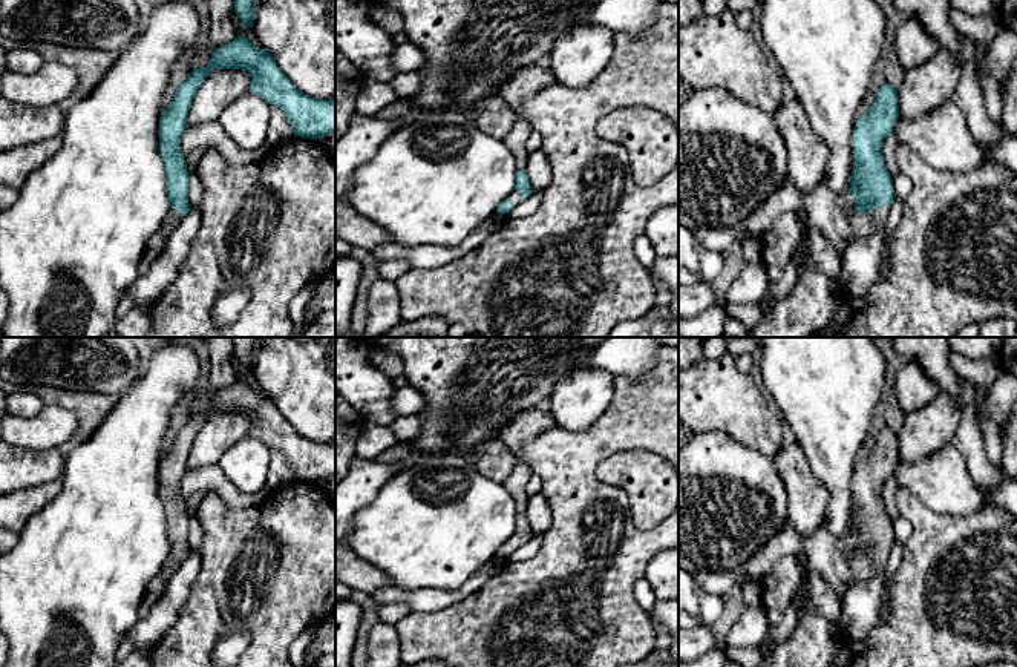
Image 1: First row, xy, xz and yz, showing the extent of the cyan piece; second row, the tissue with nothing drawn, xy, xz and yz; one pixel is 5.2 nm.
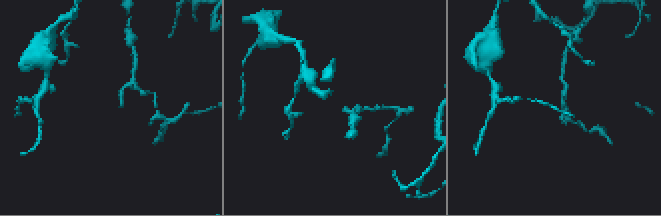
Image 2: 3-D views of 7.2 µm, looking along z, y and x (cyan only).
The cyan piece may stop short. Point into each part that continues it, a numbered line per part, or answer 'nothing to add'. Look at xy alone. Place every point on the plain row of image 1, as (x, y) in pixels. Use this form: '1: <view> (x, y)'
1: xy (156, 588)

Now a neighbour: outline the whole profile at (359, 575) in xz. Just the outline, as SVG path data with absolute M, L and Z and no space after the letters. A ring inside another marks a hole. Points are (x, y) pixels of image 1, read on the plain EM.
M335 544L335 581L346 584L351 590L361 590L369 595L392 586L386 573L340 544Z

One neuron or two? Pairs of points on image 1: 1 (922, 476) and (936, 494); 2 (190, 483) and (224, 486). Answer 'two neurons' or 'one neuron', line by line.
1: one neuron
2: one neuron

